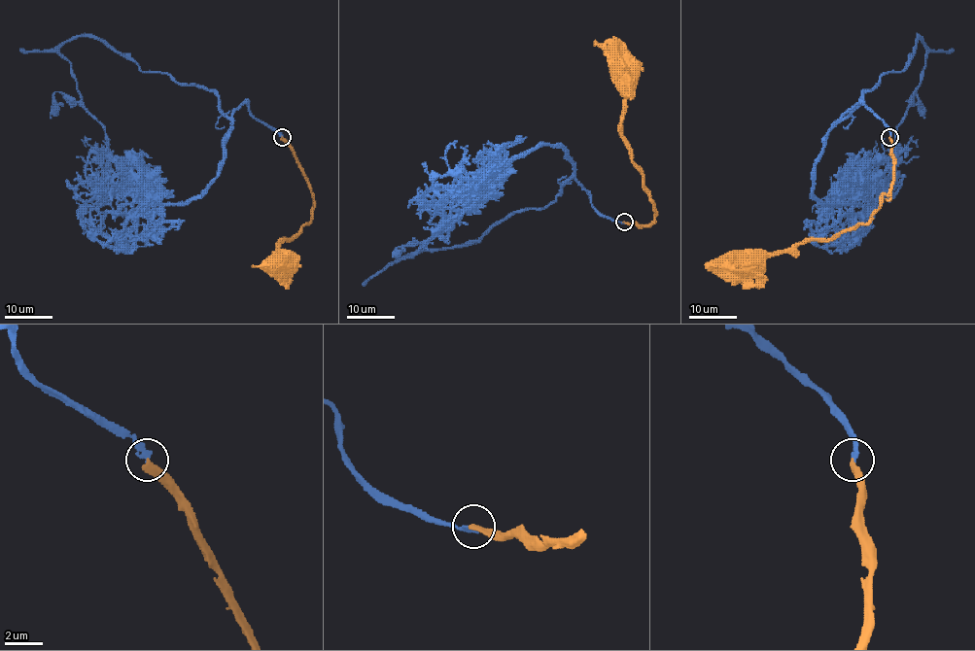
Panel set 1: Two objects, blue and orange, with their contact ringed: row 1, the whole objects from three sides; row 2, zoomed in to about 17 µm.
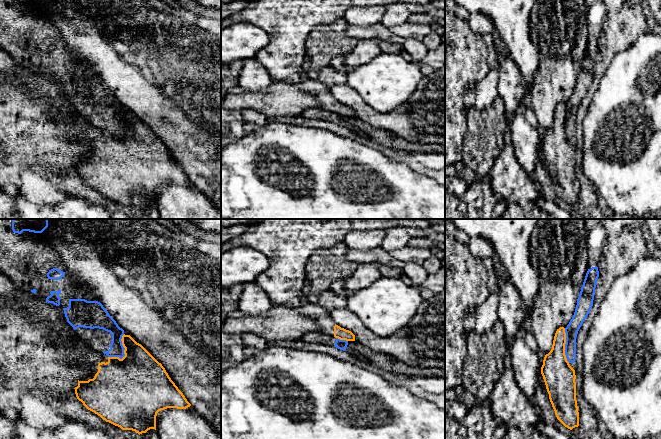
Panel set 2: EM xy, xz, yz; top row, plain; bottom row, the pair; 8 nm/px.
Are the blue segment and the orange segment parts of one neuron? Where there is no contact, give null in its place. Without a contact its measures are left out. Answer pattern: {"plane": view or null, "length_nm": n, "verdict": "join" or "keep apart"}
{"plane": "xy", "length_nm": 240, "verdict": "keep apart"}

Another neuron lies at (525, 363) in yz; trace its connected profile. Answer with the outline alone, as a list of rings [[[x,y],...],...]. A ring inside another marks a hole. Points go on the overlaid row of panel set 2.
[[[521,335],[506,338],[508,353],[512,357],[513,376],[517,386],[532,400],[537,386],[540,360],[525,343]]]

